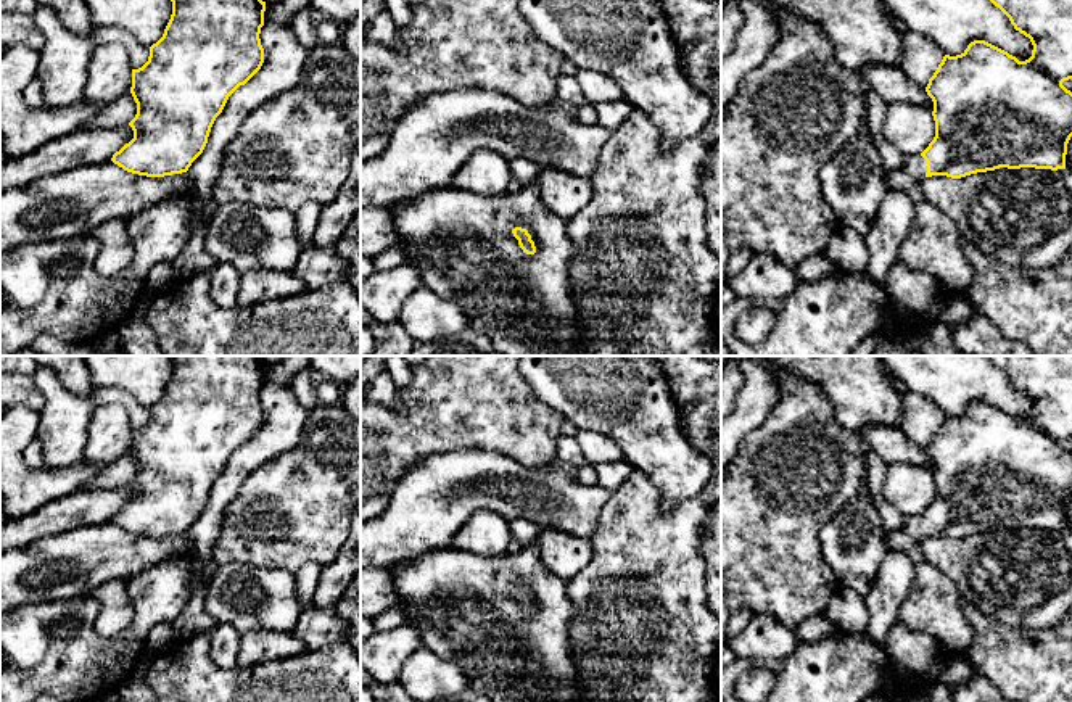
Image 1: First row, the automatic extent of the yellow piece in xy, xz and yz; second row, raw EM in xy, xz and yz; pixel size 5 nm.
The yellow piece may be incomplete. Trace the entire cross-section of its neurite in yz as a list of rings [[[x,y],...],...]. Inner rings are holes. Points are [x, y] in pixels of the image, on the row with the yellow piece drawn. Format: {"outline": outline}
{"outline": [[[990,0],[1011,21],[1016,31],[1030,39],[1032,56],[1019,61],[1008,52],[974,40],[956,56],[945,55],[926,87],[934,101],[935,137],[921,155],[905,155],[905,166],[885,171],[887,193],[908,192],[924,177],[946,176],[961,179],[1000,167],[1066,169],[1067,143],[1072,137],[1072,92],[1062,82],[1072,79],[1072,0]]]}

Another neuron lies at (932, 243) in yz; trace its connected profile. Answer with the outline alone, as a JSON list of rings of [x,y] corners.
[[[927,200],[914,206],[909,230],[898,248],[898,261],[927,272],[945,296],[971,296],[974,267],[961,250],[954,222]]]

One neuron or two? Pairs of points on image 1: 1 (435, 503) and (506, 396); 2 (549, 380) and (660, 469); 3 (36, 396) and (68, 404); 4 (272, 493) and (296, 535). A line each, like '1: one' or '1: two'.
1: two
2: one
3: two
4: one

